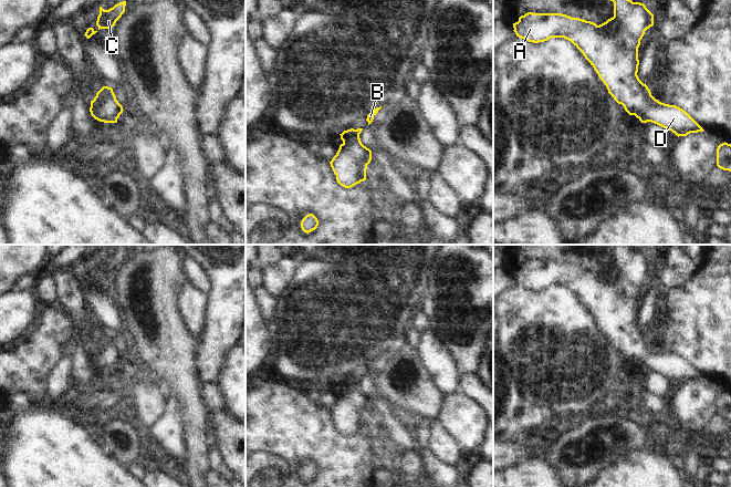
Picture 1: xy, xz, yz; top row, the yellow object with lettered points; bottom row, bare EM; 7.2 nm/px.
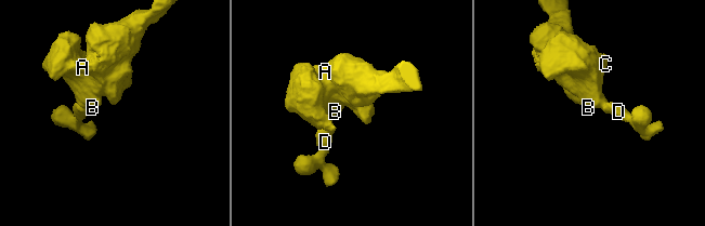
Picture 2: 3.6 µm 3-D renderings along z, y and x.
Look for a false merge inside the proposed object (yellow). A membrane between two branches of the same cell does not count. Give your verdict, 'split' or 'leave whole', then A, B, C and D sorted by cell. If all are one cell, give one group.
leave whole | A B C D

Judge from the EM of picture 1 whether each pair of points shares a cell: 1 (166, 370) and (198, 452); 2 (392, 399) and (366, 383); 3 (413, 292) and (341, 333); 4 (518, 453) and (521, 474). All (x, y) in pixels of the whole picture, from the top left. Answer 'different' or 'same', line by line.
1: same
2: different
3: same
4: different

